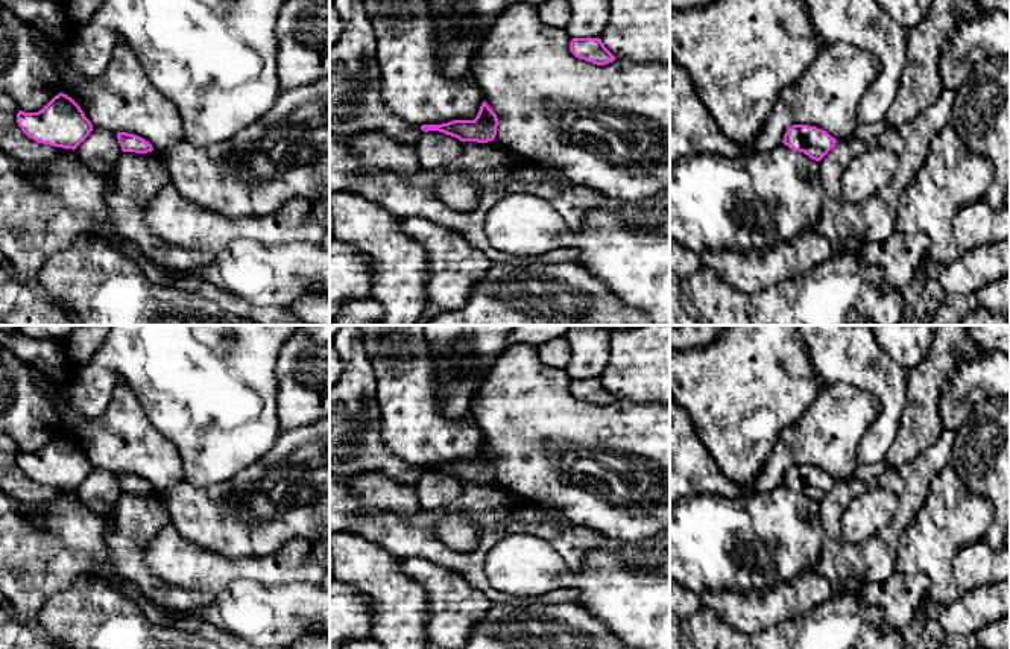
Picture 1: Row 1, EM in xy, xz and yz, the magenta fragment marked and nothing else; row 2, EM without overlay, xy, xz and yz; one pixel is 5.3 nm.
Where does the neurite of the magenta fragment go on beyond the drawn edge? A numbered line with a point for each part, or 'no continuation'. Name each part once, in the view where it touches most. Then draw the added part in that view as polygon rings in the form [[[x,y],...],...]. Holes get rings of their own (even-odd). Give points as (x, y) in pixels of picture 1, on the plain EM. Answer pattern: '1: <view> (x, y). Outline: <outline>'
no continuation

